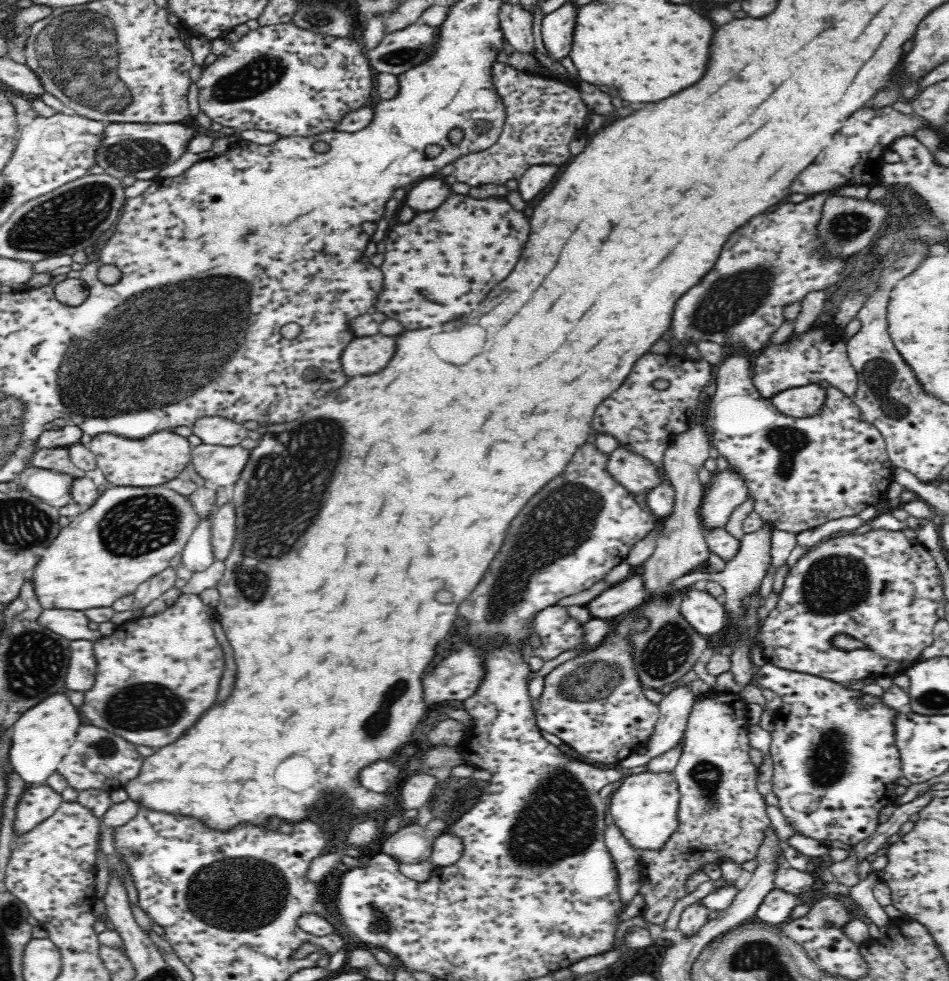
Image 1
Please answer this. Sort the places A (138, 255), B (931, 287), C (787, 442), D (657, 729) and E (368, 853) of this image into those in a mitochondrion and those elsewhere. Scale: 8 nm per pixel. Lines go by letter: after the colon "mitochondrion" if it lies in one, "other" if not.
A: other
B: other
C: mitochondrion
D: other
E: other

